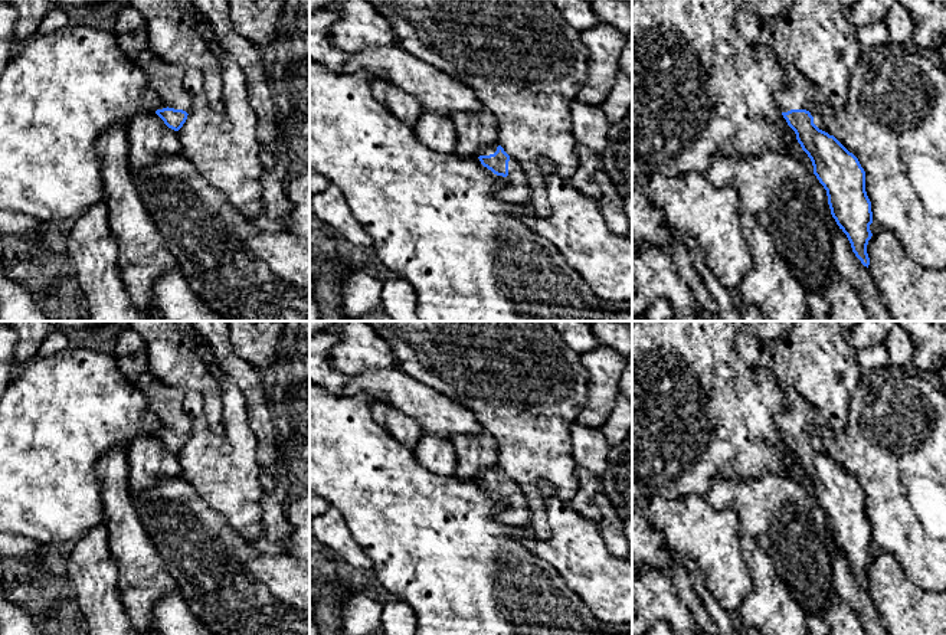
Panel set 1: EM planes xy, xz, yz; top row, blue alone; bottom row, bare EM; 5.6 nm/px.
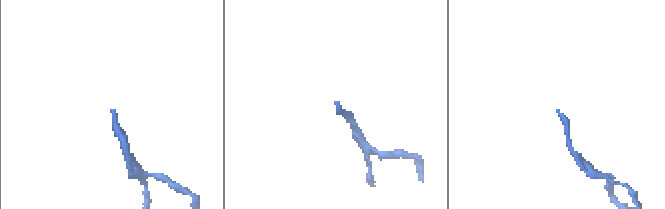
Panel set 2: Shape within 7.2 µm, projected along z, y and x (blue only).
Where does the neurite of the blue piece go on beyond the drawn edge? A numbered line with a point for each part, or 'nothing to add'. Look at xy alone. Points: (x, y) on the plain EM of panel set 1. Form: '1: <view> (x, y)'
1: xy (164, 401)

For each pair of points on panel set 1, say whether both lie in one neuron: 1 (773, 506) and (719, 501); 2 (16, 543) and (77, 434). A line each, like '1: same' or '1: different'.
1: same
2: different

